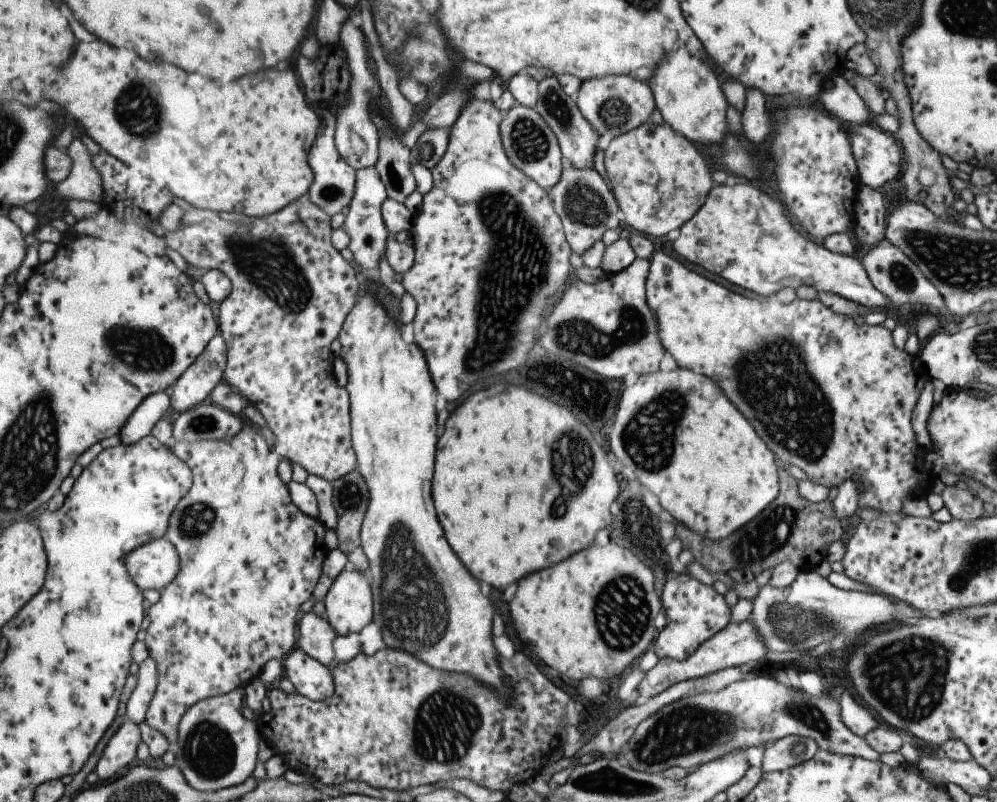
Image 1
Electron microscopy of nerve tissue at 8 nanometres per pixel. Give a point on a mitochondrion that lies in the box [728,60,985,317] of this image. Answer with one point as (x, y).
(901, 278)

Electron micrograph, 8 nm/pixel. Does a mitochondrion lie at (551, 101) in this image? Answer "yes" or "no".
yes

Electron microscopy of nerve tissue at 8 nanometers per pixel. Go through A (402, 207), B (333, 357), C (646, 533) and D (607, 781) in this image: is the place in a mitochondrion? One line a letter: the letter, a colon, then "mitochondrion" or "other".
A: other
B: other
C: mitochondrion
D: mitochondrion

